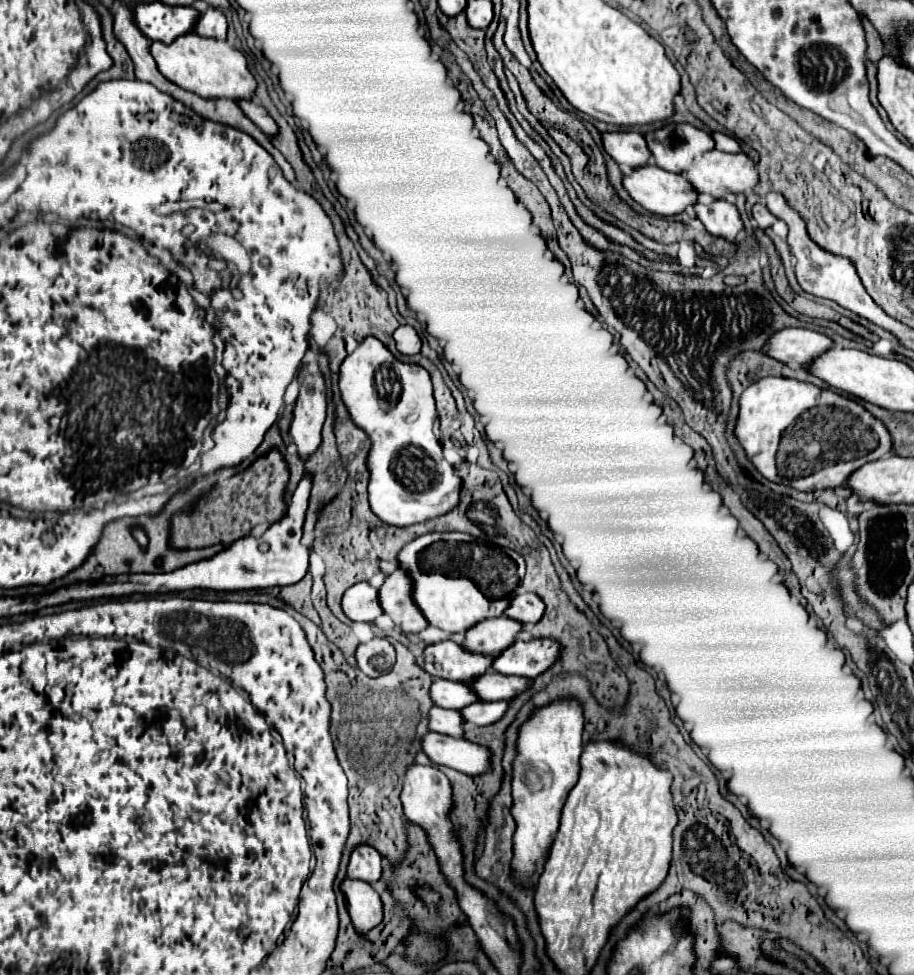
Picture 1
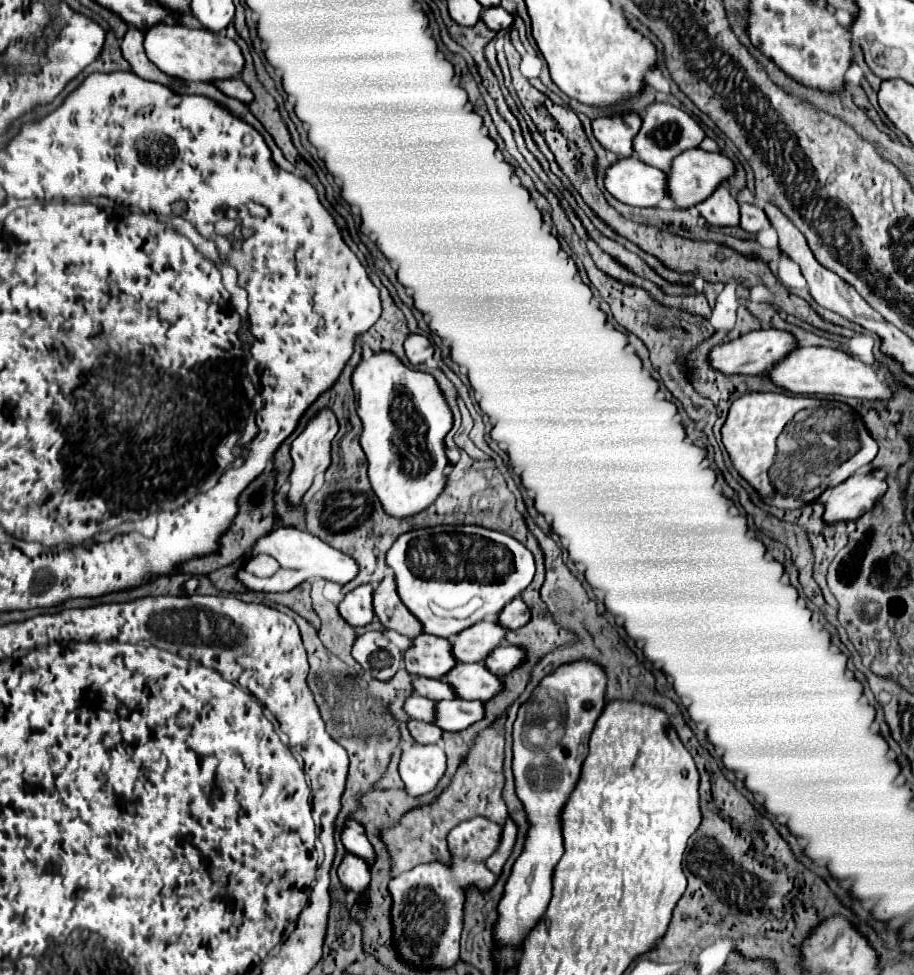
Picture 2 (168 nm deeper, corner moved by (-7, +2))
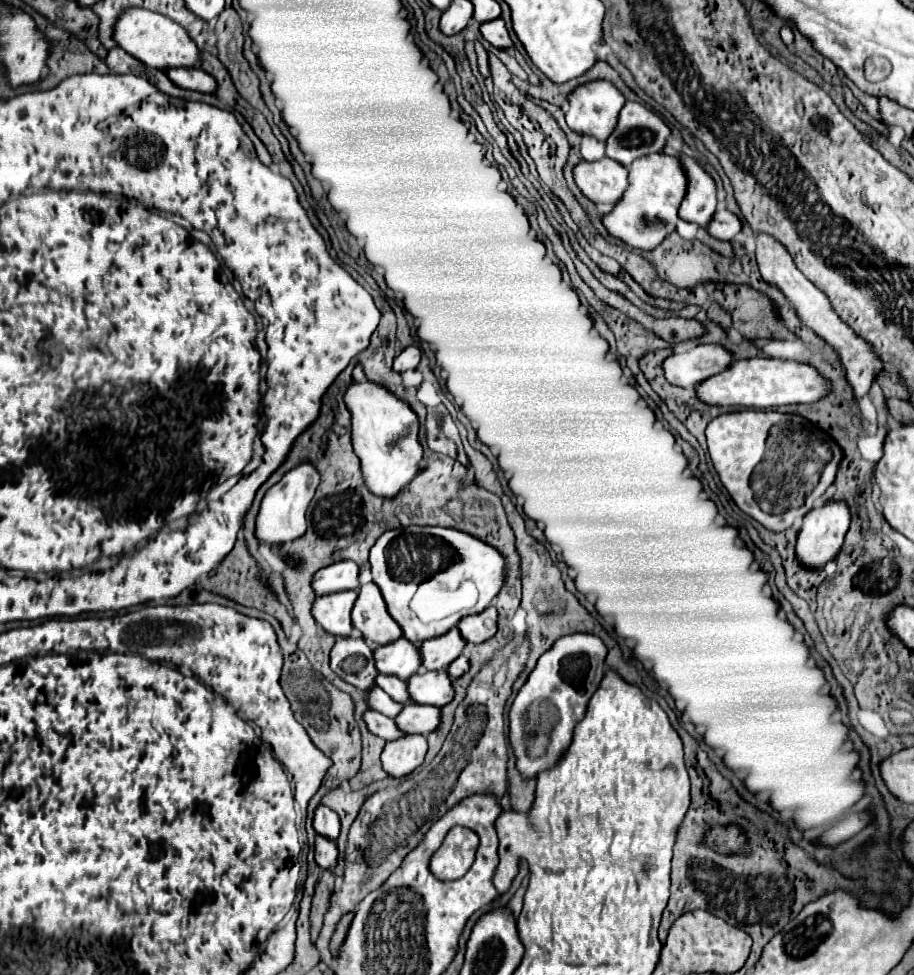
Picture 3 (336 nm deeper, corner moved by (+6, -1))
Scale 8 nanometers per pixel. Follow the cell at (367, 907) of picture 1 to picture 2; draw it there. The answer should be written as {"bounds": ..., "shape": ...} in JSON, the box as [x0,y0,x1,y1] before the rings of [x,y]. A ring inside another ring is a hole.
{"bounds":[337,854,371,896],"shape":[[[347,854],[337,870],[339,874],[339,880],[341,884],[349,890],[349,892],[355,892],[357,896],[365,894],[367,888],[369,888],[369,880],[371,880],[371,874],[369,874],[369,866],[359,860],[357,856],[351,856]]]}

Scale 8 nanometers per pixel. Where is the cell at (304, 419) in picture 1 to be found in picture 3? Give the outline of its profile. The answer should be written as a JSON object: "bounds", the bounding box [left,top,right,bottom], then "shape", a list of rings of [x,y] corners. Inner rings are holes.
{"bounds":[256,463,320,547],"shape":[[[302,463],[300,467],[292,469],[276,483],[262,499],[262,507],[256,519],[256,539],[264,541],[268,547],[286,545],[306,533],[306,509],[312,501],[312,495],[318,487],[320,475],[312,463]]]}

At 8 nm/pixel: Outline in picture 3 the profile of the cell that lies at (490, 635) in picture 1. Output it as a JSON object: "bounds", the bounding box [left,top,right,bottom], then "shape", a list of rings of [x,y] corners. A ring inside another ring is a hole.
{"bounds":[420,627,466,671],"shape":[[[454,627],[452,631],[436,637],[436,639],[428,639],[424,643],[420,643],[420,661],[424,665],[426,671],[438,671],[438,669],[446,669],[464,649],[466,641],[460,637],[458,629]]]}

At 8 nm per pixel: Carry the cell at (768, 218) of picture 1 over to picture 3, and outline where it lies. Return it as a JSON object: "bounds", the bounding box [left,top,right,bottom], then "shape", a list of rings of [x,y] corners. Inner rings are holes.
{"bounds":[706,207,742,241],"shape":[[[724,207],[716,211],[716,215],[712,217],[712,223],[708,223],[706,227],[706,231],[720,241],[732,241],[732,237],[738,235],[740,229],[742,229],[742,221]]]}

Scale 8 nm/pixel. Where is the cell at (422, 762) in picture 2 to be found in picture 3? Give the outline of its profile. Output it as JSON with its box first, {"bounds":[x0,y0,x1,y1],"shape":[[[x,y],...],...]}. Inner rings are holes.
{"bounds":[382,735,426,777],"shape":[[[404,735],[404,739],[388,741],[382,751],[382,767],[388,775],[402,777],[422,765],[426,755],[424,735]]]}

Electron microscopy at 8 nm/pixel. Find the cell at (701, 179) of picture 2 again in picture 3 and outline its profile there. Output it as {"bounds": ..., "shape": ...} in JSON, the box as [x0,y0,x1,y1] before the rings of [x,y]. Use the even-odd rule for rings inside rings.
{"bounds":[602,153,686,251],"shape":[[[662,153],[644,155],[630,165],[628,187],[622,199],[616,201],[614,209],[602,217],[608,235],[620,239],[632,249],[652,251],[670,233],[674,233],[678,223],[678,207],[686,193],[686,175],[678,157],[668,157]]]}

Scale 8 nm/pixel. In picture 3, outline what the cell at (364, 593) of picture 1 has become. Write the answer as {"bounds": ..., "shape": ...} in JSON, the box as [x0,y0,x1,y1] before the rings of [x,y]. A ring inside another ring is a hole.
{"bounds":[312,591,356,637],"shape":[[[338,591],[318,595],[312,603],[312,615],[316,623],[330,635],[346,637],[352,631],[350,611],[356,601],[356,591]]]}

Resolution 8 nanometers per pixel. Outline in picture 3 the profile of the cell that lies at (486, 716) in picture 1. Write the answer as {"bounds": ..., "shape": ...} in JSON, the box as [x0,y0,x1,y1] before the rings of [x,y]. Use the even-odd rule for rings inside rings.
{"bounds":[394,703,440,733],"shape":[[[404,703],[404,709],[394,719],[396,727],[406,733],[432,733],[440,723],[440,709],[418,703]]]}

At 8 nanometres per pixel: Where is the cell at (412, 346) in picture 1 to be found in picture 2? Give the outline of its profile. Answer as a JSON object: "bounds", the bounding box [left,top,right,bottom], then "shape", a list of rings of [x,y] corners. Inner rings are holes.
{"bounds":[405,334,433,364],"shape":[[[409,334],[405,340],[405,352],[411,364],[421,364],[433,356],[433,346],[421,334]]]}

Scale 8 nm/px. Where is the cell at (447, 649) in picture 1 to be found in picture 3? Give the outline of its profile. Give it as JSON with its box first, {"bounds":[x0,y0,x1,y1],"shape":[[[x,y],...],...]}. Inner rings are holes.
{"bounds":[374,639,420,679],"shape":[[[398,639],[388,645],[380,645],[374,649],[376,669],[384,675],[396,675],[400,679],[408,679],[420,667],[418,647],[406,639]]]}

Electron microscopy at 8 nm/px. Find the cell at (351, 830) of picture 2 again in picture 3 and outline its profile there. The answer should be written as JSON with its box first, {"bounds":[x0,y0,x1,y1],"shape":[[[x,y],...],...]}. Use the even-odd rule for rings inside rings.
{"bounds":[312,805,340,841],"shape":[[[322,805],[316,807],[312,825],[314,825],[318,835],[324,835],[324,837],[328,837],[332,841],[336,841],[336,837],[340,833],[340,819],[338,819],[338,815],[332,809],[322,807]]]}

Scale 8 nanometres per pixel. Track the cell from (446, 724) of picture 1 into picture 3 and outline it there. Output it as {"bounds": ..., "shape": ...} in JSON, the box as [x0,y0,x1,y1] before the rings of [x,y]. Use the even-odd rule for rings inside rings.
{"bounds":[364,687,404,719],"shape":[[[372,687],[372,691],[368,691],[368,695],[364,695],[364,699],[366,699],[366,703],[368,703],[370,709],[380,711],[380,713],[392,717],[392,719],[394,719],[394,717],[402,711],[402,707],[404,707],[402,703],[396,703],[394,699],[390,699],[380,687]]]}

